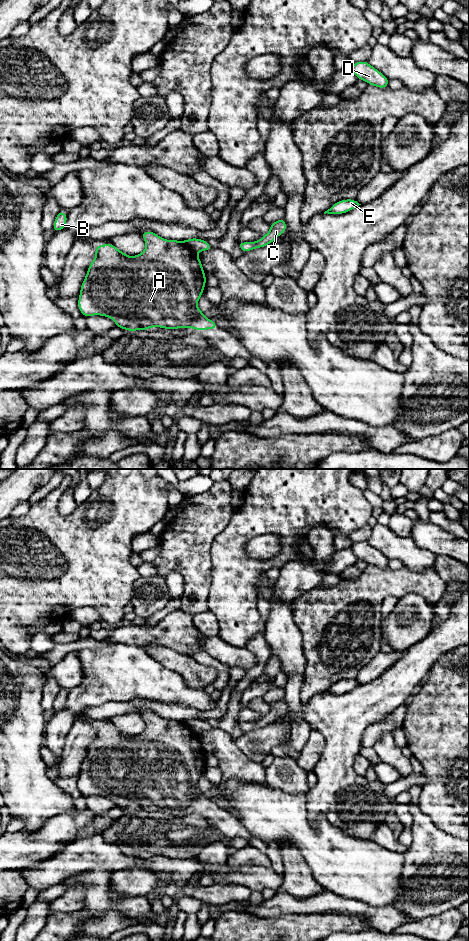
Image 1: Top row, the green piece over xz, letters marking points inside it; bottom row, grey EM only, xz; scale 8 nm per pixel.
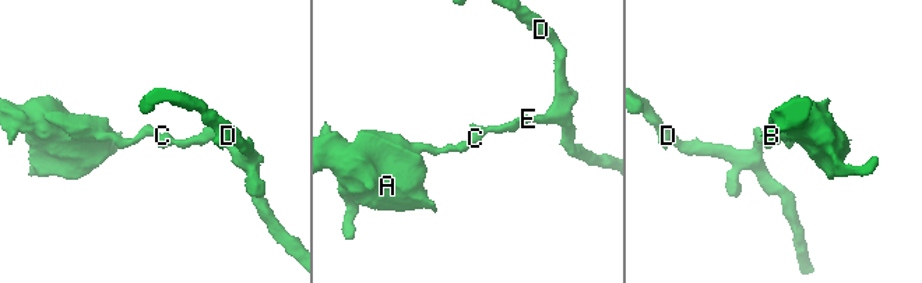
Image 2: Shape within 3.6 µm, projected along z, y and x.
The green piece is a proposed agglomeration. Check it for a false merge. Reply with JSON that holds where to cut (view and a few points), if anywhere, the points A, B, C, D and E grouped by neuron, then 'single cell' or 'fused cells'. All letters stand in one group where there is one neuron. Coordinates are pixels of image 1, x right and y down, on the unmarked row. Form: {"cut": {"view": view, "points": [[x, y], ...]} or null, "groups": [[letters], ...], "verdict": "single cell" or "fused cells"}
{"cut": {"view": "xz", "points": [[181, 721], [195, 733]]}, "groups": [["A", "B"], ["C", "D", "E"]], "verdict": "fused cells"}

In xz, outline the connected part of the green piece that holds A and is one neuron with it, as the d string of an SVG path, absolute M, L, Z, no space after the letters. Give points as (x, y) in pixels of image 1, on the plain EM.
M145 711L141 716L146 727L135 736L127 736L114 724L94 726L96 735L88 747L78 778L81 794L109 797L116 807L132 812L151 807L216 810L216 802L205 797L197 786L206 766L200 738L182 721L167 720L152 711Z

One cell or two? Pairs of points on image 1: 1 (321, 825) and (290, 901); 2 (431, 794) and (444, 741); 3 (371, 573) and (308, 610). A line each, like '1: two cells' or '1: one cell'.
1: two cells
2: one cell
3: one cell

